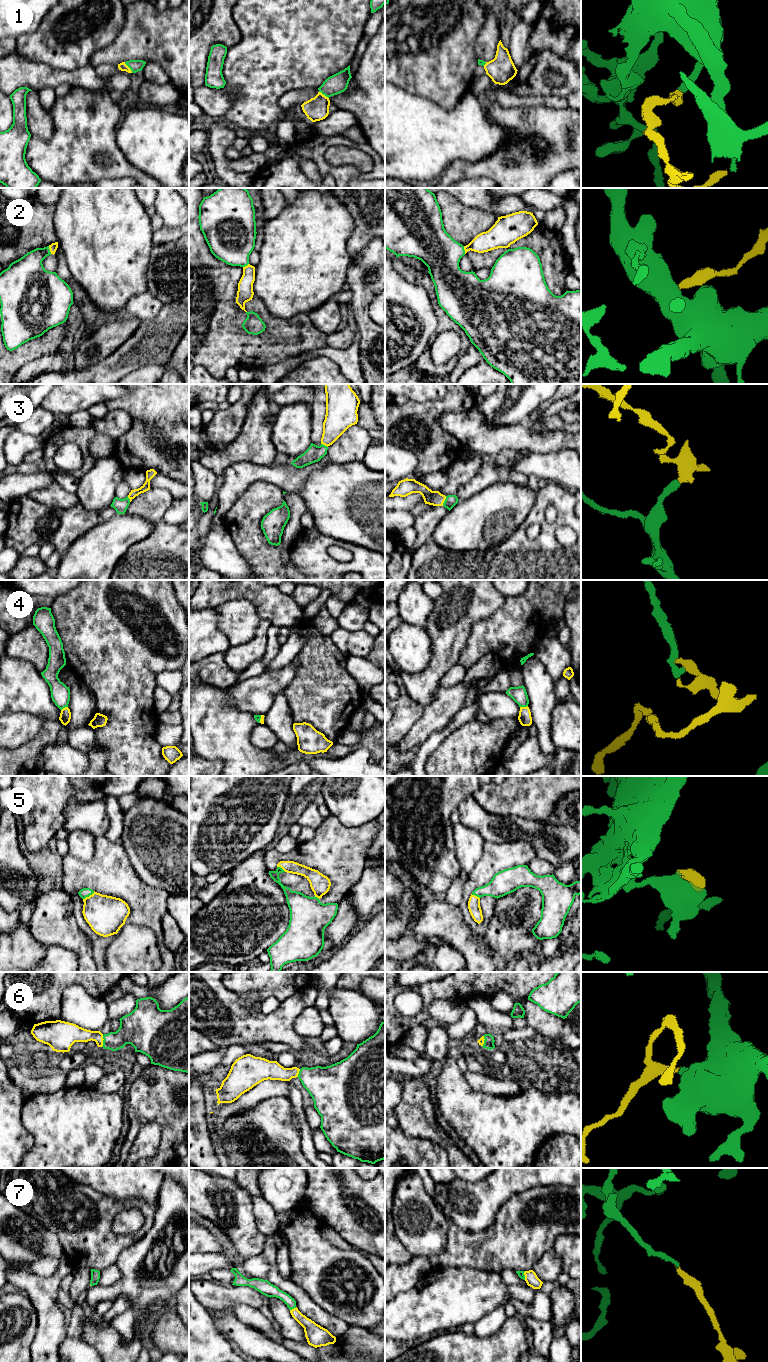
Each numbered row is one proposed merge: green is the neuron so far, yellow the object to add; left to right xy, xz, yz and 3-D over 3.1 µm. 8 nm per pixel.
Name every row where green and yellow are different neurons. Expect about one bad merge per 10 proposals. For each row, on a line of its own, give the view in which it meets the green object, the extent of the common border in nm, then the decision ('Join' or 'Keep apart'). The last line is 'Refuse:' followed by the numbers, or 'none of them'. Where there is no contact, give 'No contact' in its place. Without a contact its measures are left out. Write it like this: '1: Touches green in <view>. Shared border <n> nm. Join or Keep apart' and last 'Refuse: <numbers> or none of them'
1: Touches green in xy. Shared border 110 nm. Join
2: Touches green in xy. Shared border 70 nm. Join
3: Touches green in yz. Shared border 90 nm. Join
4: Touches green in yz. Shared border 70 nm. Keep apart
5: Touches green in xy. Shared border 120 nm. Join
6: Touches green in xy. Shared border 100 nm. Join
7: Touches green in xz. Shared border 60 nm. Join
Refuse: 4

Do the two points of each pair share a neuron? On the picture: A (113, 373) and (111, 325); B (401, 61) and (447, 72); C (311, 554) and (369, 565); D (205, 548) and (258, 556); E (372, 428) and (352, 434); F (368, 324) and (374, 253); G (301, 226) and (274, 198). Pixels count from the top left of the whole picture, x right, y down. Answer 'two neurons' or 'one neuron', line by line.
A: two neurons
B: one neuron
C: one neuron
D: two neurons
E: two neurons
F: one neuron
G: two neurons

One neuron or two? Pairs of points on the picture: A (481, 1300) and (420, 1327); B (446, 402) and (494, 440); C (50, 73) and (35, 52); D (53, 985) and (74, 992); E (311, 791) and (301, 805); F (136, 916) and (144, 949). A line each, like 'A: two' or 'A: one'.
A: one
B: two
C: two
D: two
E: one
F: two

